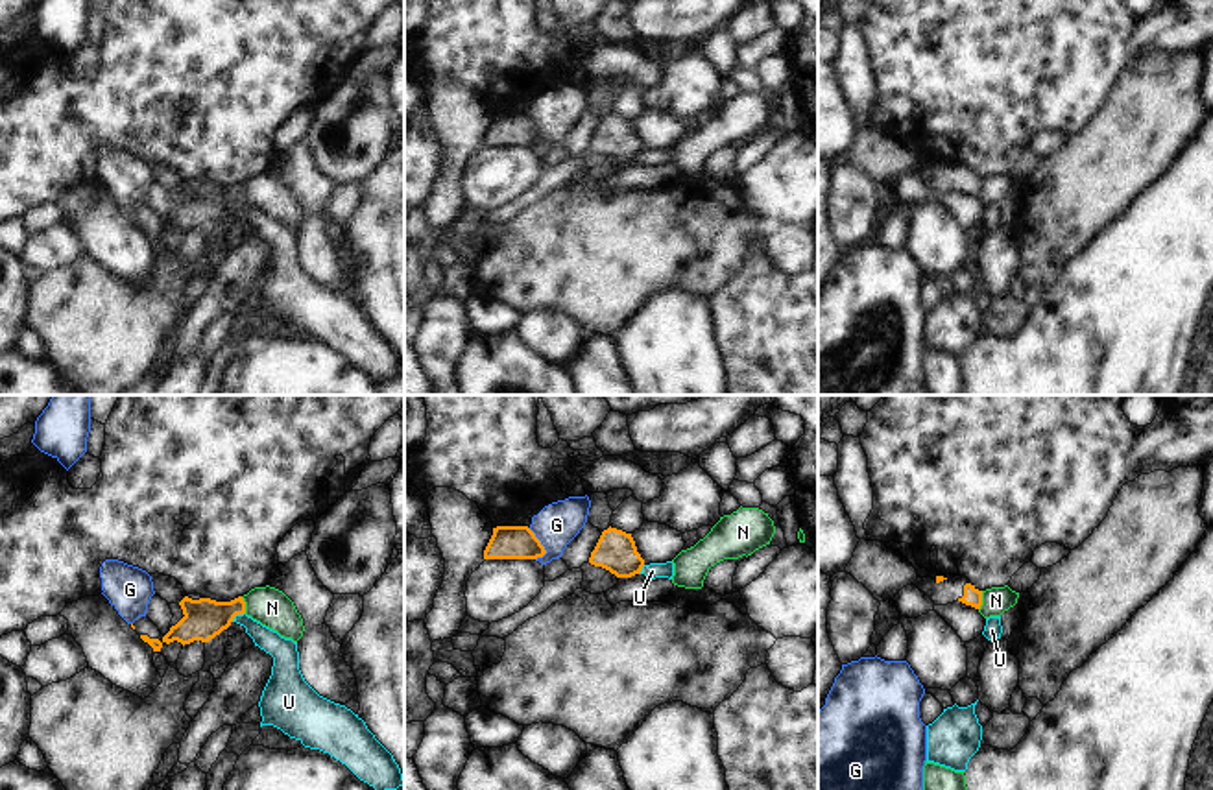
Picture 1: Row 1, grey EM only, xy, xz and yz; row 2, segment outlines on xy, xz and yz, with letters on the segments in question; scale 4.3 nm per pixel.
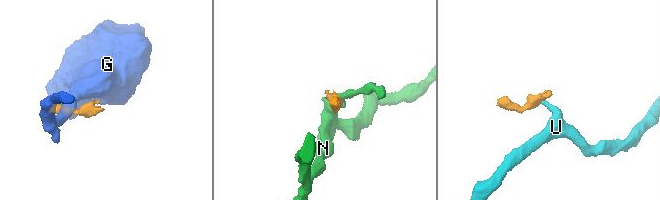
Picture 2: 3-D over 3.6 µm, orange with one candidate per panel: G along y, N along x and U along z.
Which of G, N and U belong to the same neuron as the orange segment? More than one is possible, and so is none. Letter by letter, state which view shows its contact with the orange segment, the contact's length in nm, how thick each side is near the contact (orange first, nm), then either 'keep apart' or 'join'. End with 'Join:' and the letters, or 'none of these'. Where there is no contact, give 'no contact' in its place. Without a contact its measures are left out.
G: meets orange in xz; contact 150 nm long; 140 nm thick on the orange side, 190 nm on the other; keep apart
N: meets orange in yz; contact 90 nm long; 80 nm thick on the orange side, 120 nm on the other; keep apart
U: meets orange in xy; contact 80 nm long; 180 nm thick on the orange side, 100 nm on the other; keep apart
Join: none of these

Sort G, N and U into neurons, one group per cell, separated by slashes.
G / N / U

